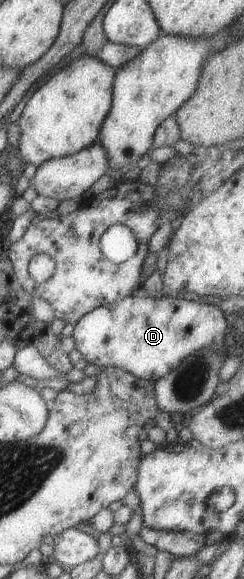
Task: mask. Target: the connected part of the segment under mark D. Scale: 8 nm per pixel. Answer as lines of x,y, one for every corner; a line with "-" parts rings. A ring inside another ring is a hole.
176,293
160,298
125,296
114,303
98,306
81,316
73,326
75,349
89,364
122,368
136,378
158,380
166,372
202,348
224,352
226,318
218,305
177,297

